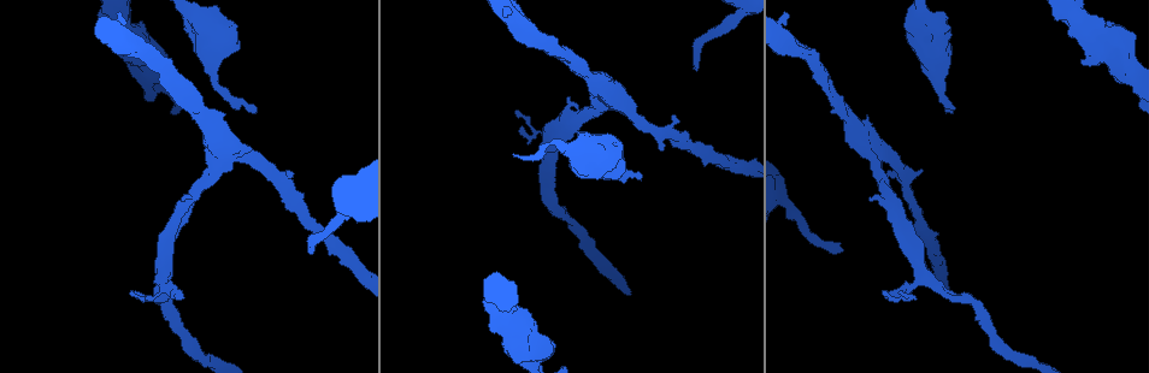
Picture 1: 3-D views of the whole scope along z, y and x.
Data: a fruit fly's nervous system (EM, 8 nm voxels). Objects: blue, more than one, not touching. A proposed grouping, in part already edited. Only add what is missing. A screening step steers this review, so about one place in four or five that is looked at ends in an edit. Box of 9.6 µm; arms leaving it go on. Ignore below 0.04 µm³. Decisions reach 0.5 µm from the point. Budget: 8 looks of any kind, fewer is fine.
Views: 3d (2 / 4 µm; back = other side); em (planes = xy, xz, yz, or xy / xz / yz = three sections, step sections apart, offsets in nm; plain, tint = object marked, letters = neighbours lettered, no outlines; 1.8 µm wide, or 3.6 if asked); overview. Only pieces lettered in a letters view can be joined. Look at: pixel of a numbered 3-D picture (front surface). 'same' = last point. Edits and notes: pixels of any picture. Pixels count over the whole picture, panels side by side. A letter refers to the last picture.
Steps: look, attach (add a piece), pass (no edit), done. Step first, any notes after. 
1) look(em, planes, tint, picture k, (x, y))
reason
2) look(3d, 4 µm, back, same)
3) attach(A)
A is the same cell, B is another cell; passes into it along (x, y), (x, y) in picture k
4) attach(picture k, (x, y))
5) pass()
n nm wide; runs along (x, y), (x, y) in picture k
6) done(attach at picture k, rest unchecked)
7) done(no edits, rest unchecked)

look(em, xy, step 16, tint, picture 1, (310, 251))
free end

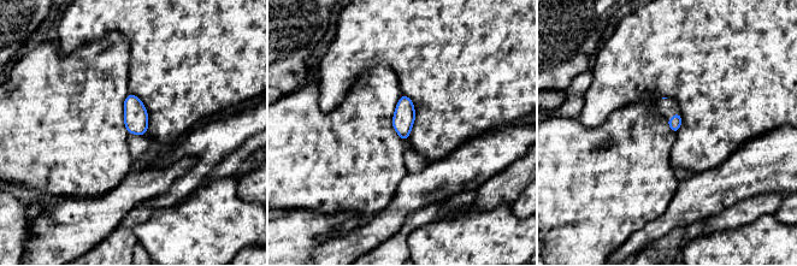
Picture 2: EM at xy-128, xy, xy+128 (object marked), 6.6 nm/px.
look(em, xy, step 16, letters, same)

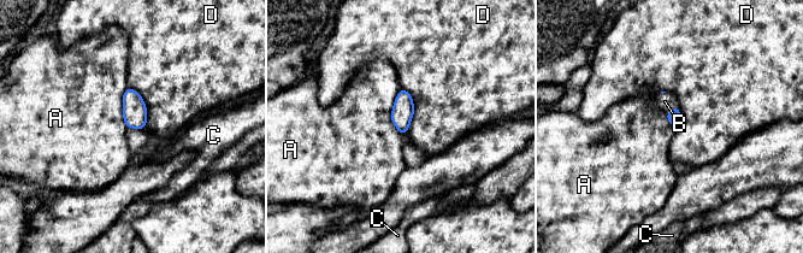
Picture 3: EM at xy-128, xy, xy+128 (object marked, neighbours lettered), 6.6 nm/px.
attach(picture 3, (665, 101))
B is the same cell, A, C and D are other cells; the neuron continues

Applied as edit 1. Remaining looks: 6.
look(em, planes, letters, picture 1, (290, 172))
free end

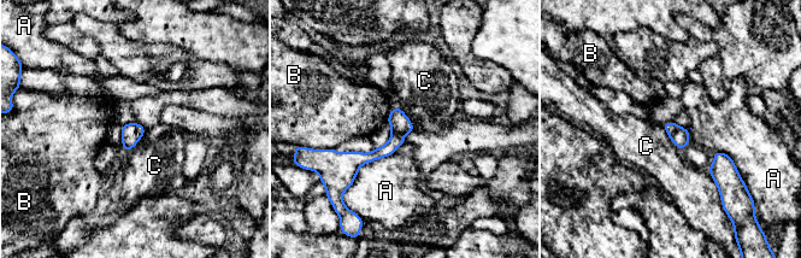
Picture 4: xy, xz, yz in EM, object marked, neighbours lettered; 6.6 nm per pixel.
pass()
A, B and C are other cells; runs along (406, 121), (384, 151), (343, 164) in picture 4; no lettered piece goes on from it

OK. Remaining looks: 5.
look(3d, 2 µm, picture 1, (183, 296))
an open end

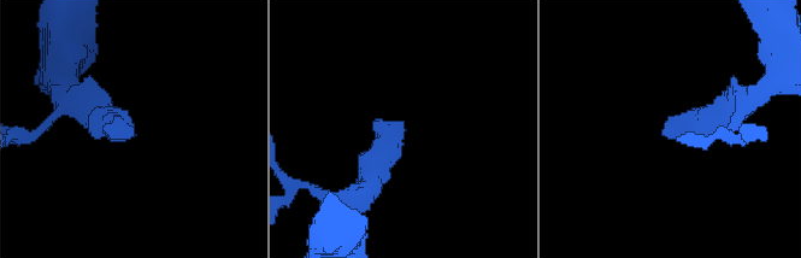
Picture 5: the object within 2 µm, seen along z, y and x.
look(em, planes, letters, picture 5, (666, 133))
shape alone is not enough

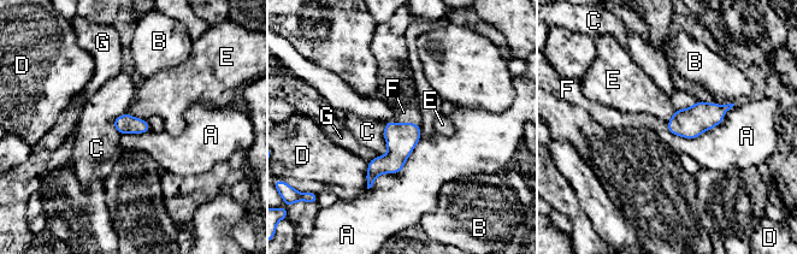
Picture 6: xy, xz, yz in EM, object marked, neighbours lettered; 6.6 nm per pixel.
attach(picture 6, (408, 111))
A touches over 500 nm; F is the same cell, A, B, C, D, E and G are other cells; passes into it along (401, 137), (407, 123), (408, 111) in picture 6; the neuron continues

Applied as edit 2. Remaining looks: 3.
done(attach at picture 3, attach at picture 6, rest unchecked)

